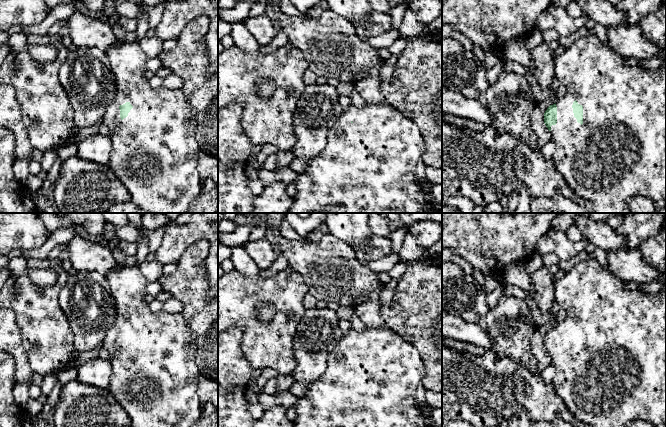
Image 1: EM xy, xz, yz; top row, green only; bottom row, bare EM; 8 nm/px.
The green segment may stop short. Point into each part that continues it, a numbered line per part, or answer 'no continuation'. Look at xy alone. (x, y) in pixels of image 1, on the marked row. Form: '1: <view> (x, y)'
1: xy (154, 154)

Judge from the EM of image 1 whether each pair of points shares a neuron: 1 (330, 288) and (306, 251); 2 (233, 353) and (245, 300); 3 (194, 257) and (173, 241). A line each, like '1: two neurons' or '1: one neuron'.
1: one neuron
2: two neurons
3: two neurons

